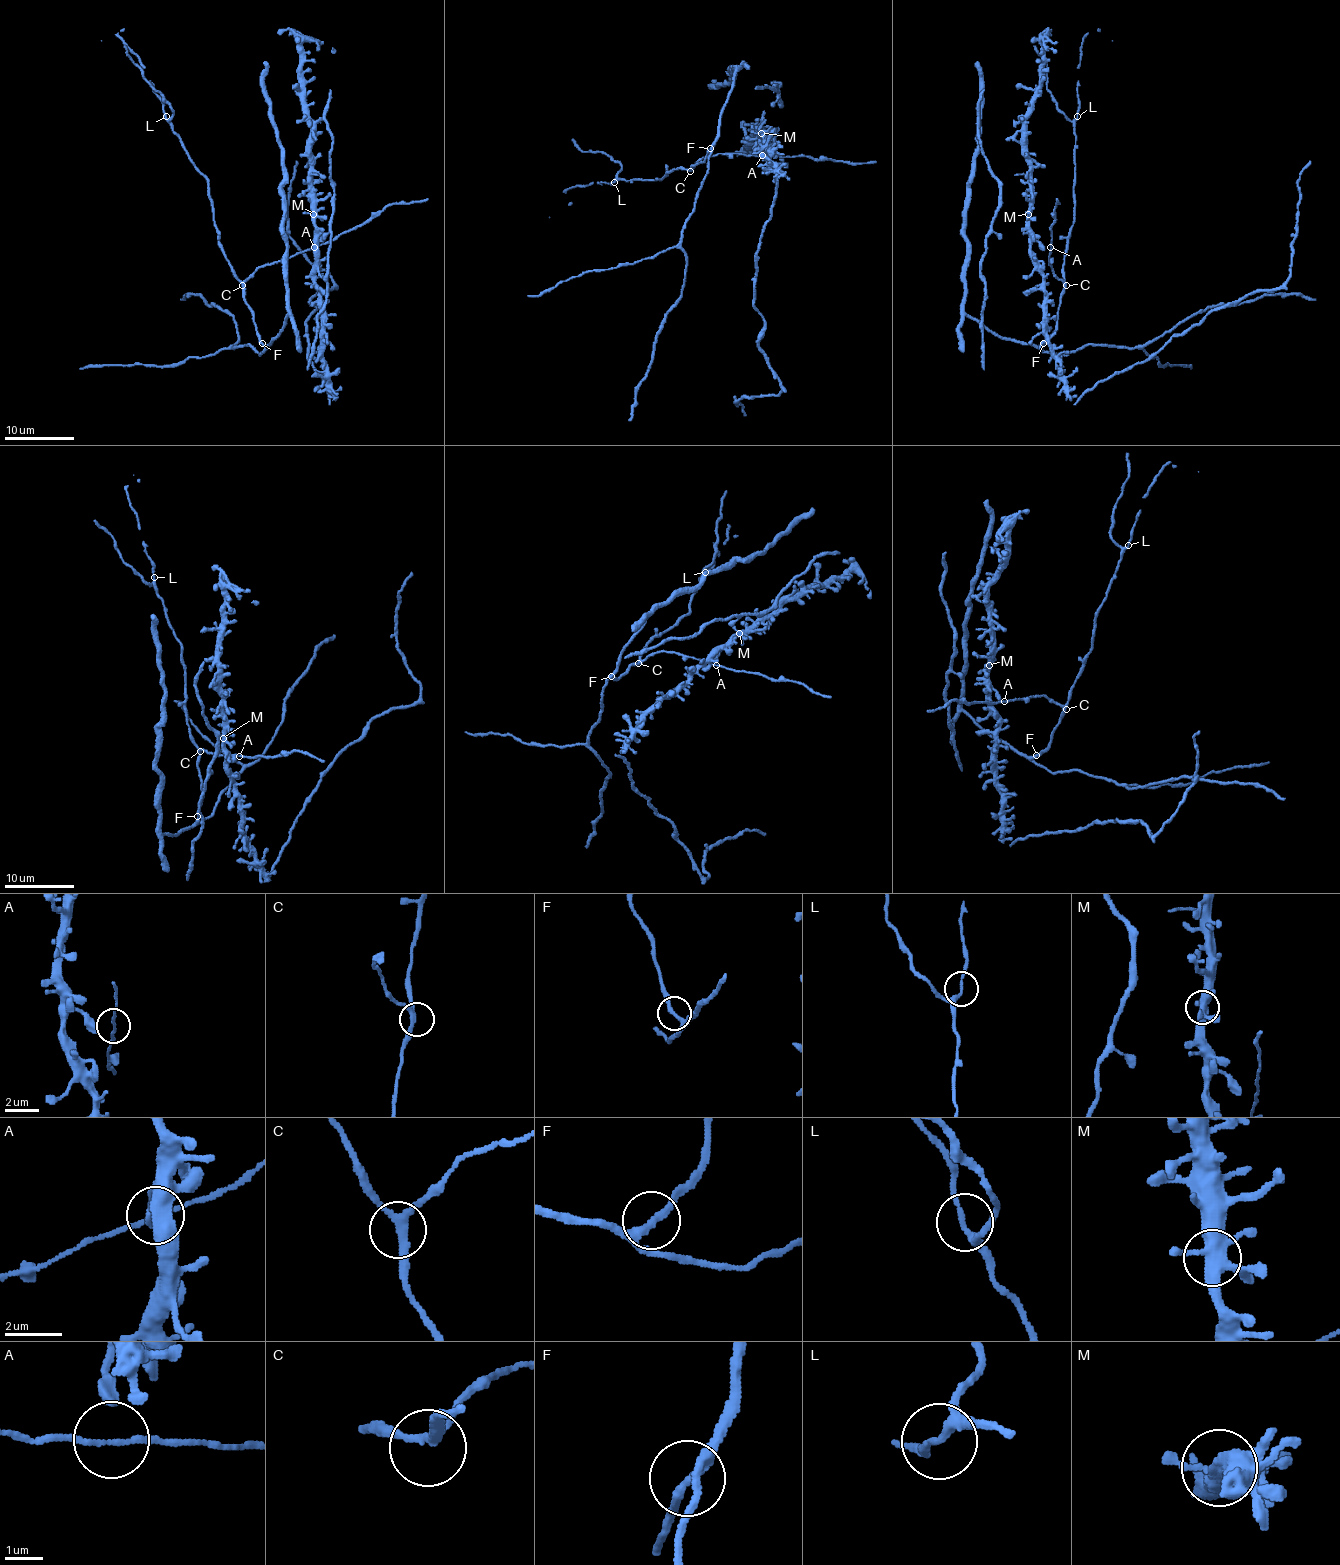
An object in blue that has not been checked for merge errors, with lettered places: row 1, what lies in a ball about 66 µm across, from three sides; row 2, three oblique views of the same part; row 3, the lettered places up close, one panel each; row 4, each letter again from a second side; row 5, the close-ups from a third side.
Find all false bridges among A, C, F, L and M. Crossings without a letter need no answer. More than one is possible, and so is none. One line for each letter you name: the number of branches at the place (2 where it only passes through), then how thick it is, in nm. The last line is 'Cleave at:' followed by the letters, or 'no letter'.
Cleave at: no letter

